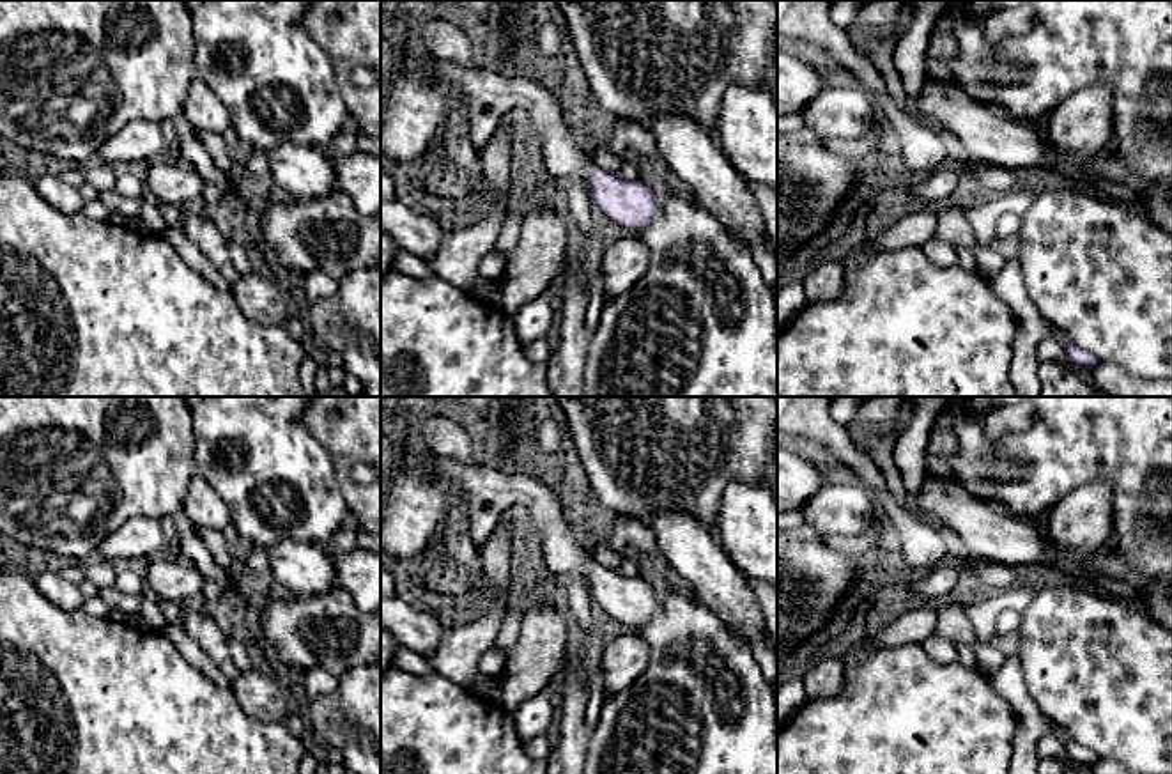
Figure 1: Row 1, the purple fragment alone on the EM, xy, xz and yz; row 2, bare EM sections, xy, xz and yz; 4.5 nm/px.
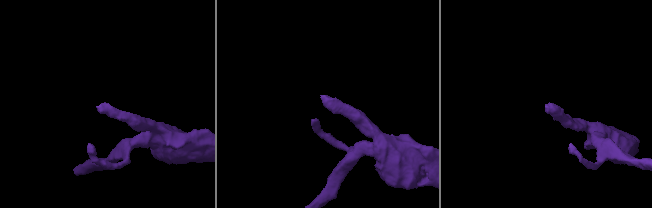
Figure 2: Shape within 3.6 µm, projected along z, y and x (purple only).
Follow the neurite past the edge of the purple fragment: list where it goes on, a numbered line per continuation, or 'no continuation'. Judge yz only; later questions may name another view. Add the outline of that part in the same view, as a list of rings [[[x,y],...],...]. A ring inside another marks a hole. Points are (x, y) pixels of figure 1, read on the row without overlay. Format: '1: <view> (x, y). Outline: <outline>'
1: yz (933, 583). Outline: [[[945,563],[924,572],[910,572],[903,577],[917,595],[924,599],[937,599],[956,586],[960,574],[951,563]]]

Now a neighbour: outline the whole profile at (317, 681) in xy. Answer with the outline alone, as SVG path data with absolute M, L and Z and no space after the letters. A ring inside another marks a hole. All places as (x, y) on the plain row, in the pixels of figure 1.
M315 666L303 673L303 687L306 693L305 703L308 703L319 696L333 693L338 687L338 677L322 666Z

